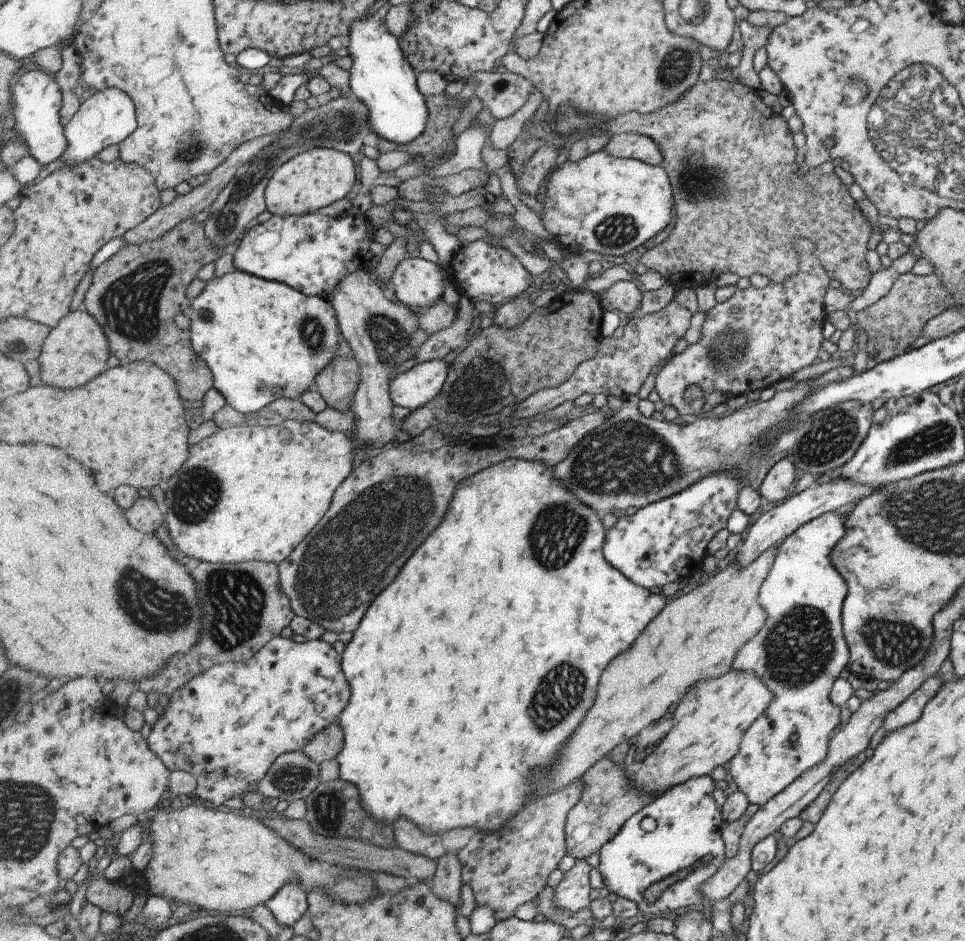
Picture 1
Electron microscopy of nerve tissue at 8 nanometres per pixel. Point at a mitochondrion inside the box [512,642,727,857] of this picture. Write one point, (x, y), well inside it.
(560, 690)

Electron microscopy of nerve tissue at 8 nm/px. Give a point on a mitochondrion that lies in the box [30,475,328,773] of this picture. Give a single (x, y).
(235, 599)

